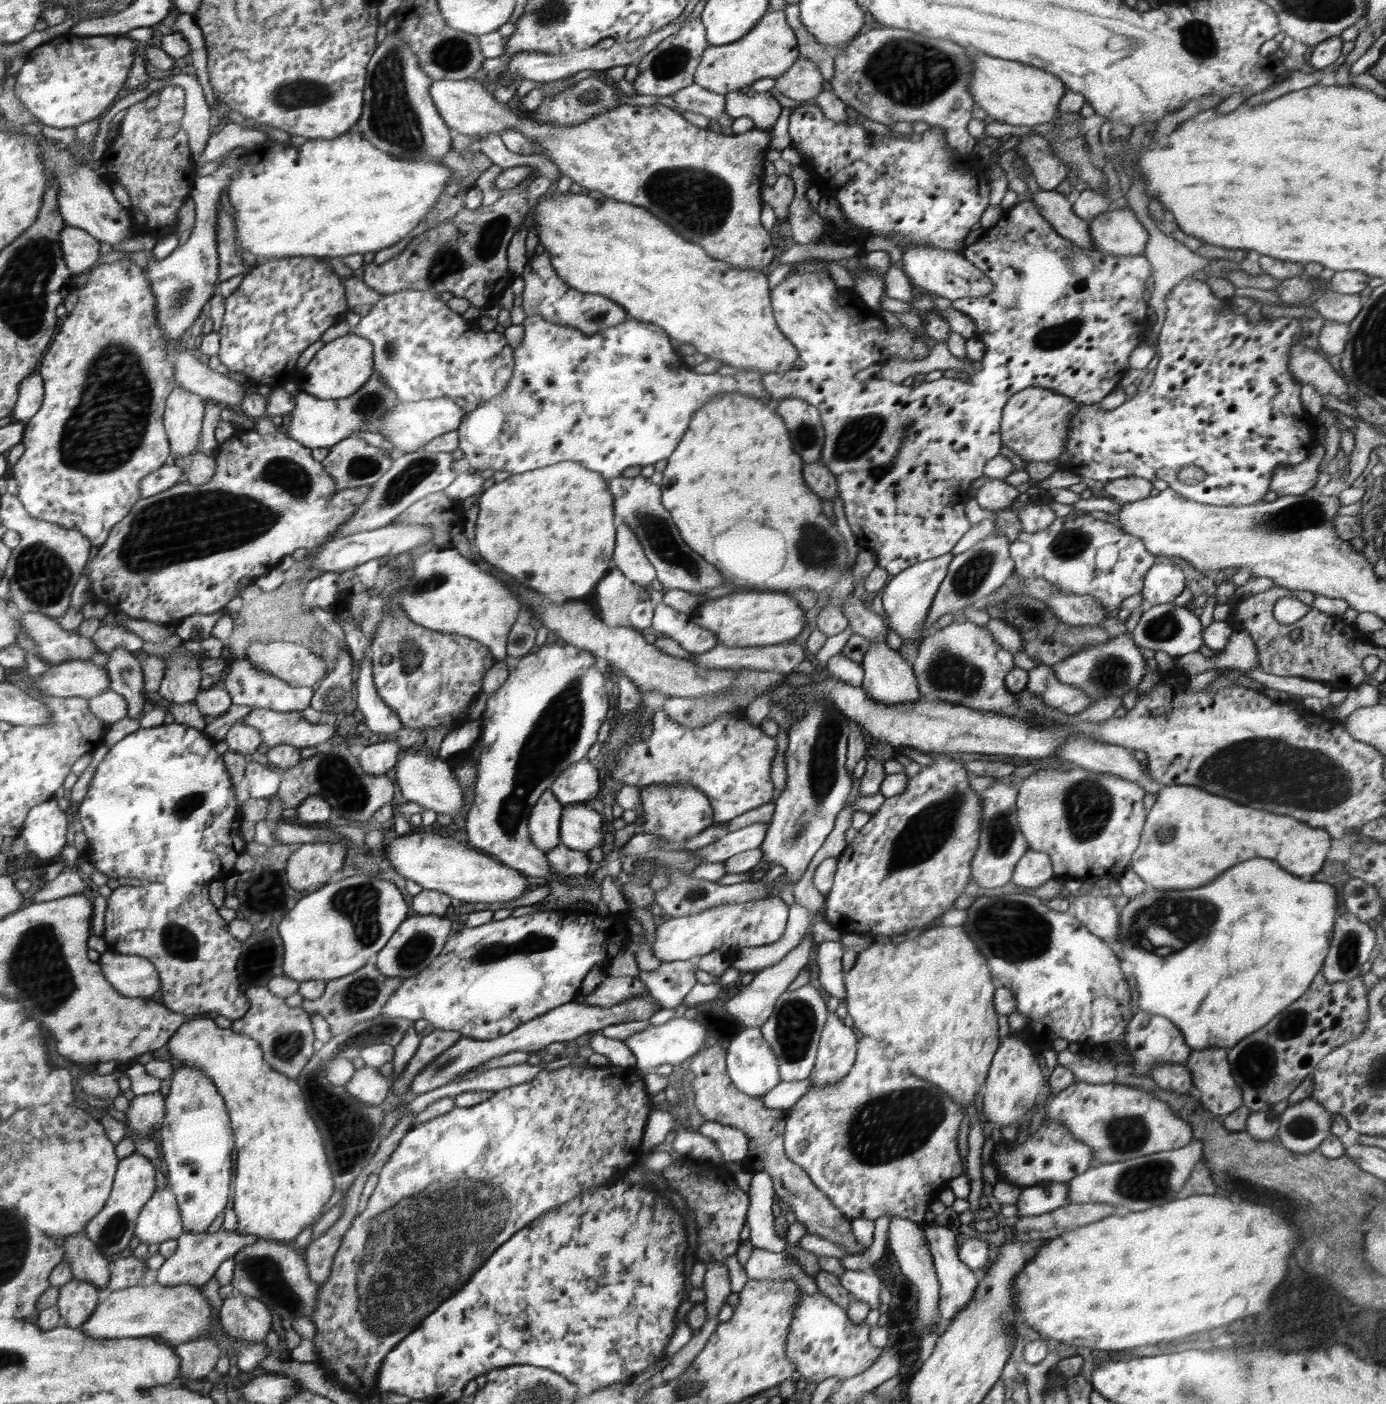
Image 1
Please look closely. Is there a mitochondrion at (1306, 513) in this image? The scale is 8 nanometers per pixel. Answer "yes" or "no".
yes

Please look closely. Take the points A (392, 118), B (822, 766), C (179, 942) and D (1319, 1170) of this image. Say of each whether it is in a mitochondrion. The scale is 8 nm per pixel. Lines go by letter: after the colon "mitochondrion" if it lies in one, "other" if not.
A: mitochondrion
B: mitochondrion
C: mitochondrion
D: other

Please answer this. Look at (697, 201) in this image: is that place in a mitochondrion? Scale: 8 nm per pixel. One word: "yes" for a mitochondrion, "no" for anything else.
yes

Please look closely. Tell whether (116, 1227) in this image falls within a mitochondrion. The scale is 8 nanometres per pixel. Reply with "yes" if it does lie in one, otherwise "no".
yes

